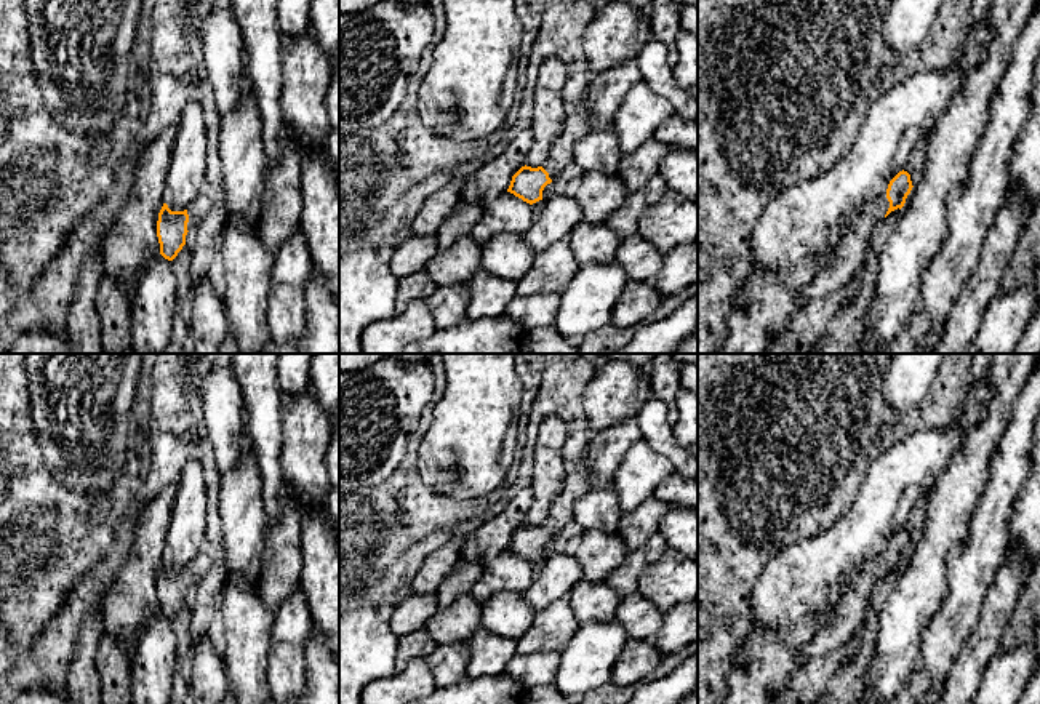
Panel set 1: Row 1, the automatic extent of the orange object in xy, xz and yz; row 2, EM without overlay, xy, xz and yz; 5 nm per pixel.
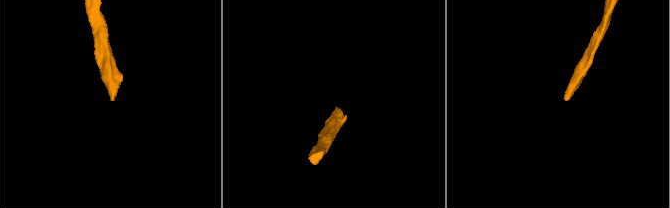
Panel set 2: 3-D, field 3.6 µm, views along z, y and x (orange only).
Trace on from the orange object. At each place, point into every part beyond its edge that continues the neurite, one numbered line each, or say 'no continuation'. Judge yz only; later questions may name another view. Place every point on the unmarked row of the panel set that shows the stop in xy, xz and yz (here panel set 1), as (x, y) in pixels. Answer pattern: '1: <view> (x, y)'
1: yz (840, 624)

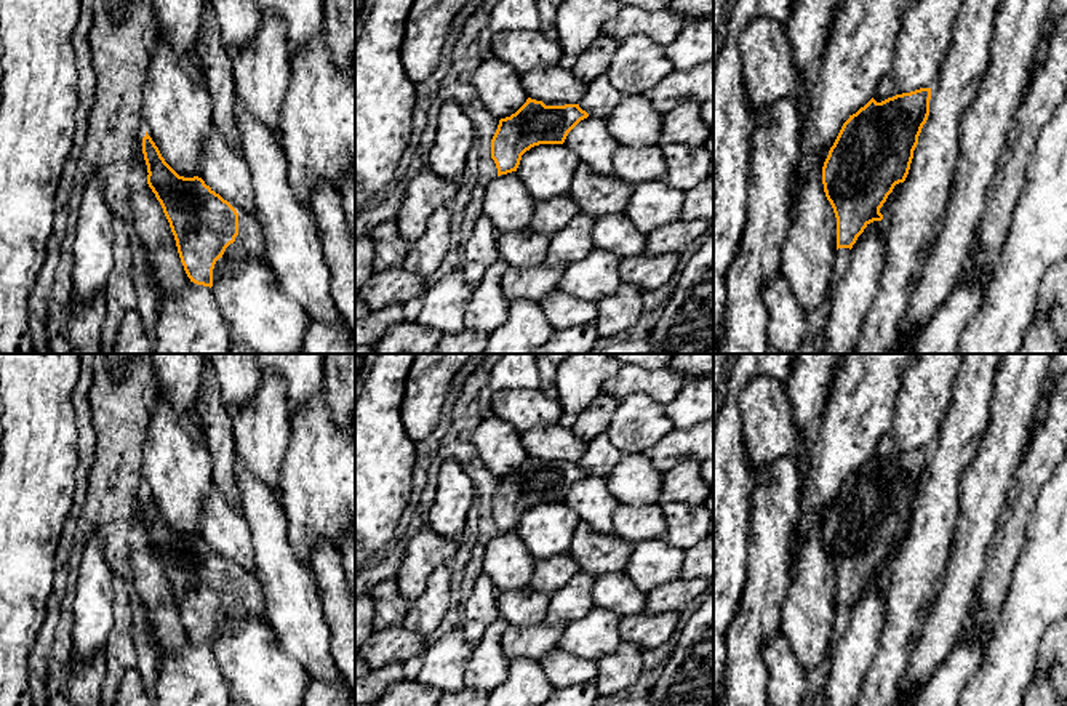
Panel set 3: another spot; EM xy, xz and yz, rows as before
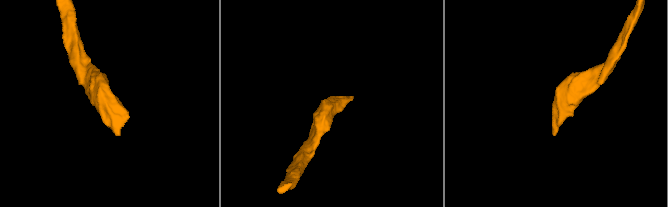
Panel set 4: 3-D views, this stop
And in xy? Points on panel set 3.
1: xy (250, 601)

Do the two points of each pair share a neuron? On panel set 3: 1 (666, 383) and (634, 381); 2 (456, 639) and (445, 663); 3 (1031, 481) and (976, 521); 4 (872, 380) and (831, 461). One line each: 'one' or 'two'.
1: one
2: one
3: two
4: one

